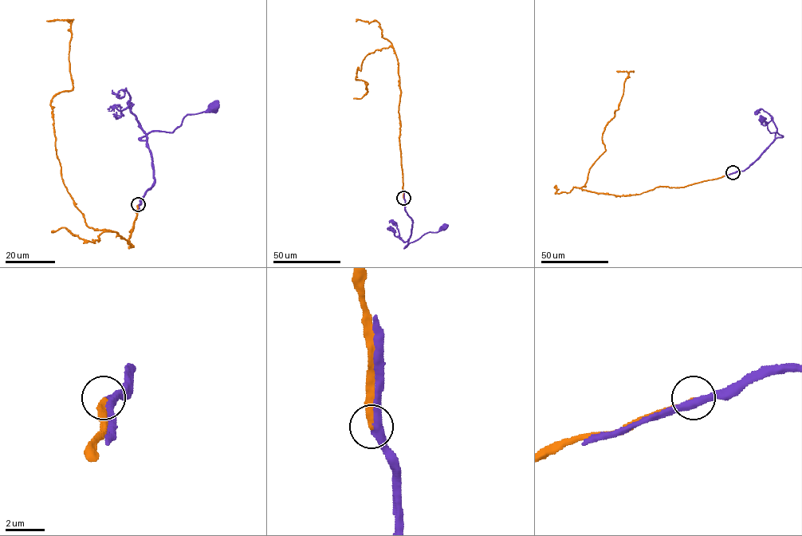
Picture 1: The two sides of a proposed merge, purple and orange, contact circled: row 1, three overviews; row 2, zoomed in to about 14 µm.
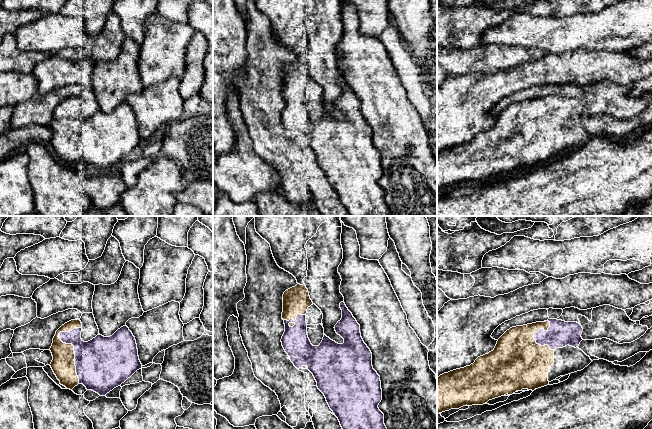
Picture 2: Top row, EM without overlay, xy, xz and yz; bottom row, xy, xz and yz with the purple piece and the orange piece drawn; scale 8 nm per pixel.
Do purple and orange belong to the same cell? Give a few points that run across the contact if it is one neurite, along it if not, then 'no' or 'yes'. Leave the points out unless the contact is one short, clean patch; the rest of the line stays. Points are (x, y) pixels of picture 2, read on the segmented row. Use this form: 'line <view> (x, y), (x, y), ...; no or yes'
no

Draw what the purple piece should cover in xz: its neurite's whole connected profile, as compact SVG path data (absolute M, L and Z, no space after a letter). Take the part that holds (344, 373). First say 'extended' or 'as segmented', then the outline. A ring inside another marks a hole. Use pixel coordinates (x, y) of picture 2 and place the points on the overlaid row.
as segmented; M344 301L340 303L340 308L342 318L334 328L344 339L343 344L336 343L324 334L320 345L313 346L307 335L306 314L298 314L295 321L292 318L284 320L282 346L297 369L308 367L342 429L387 429L384 414L378 408L382 400L382 389L380 376L372 366L372 353L361 337L360 325Z

